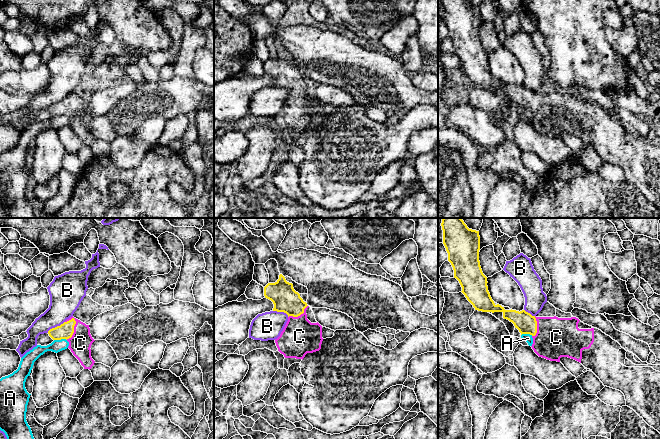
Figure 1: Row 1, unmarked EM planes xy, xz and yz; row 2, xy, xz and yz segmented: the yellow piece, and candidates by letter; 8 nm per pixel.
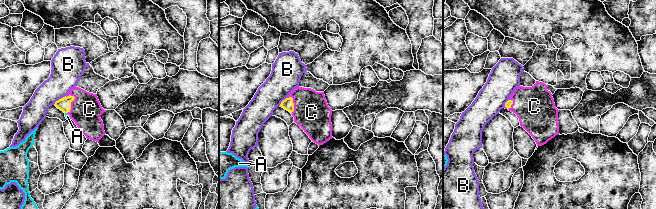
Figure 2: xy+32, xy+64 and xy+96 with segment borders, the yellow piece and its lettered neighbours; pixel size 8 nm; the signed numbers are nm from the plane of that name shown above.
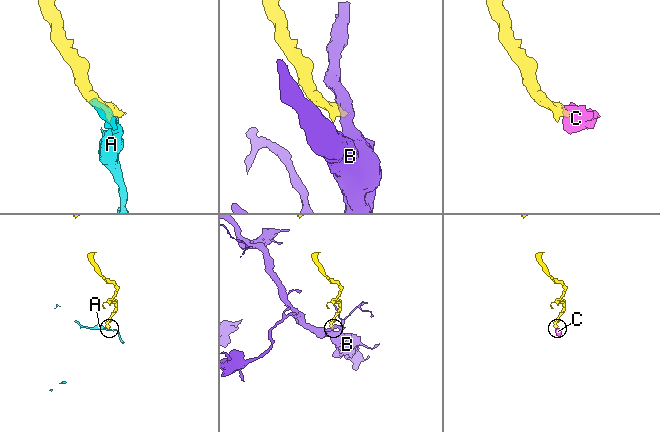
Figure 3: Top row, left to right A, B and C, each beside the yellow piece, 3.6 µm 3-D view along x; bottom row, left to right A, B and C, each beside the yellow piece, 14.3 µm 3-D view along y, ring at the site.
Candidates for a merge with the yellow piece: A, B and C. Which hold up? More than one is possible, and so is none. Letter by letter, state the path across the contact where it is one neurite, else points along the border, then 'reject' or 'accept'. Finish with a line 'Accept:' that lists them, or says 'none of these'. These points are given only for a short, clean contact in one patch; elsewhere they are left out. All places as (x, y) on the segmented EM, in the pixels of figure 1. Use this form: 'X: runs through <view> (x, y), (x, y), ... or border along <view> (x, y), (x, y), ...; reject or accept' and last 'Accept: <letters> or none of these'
A: border along xy (66, 339), (54, 340); reject
B: border along xy (64, 321), (47, 332); reject
C: runs through xy (65, 331), (73, 329), (78, 335), (80, 343); accept
Accept: C

